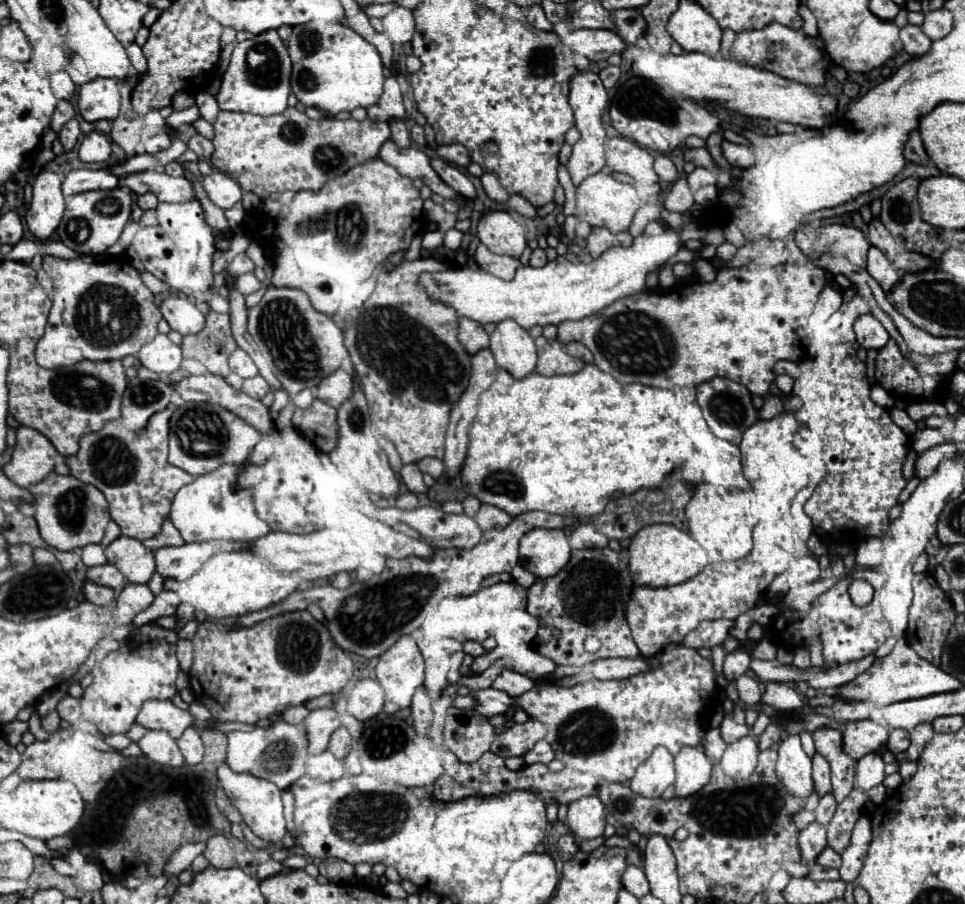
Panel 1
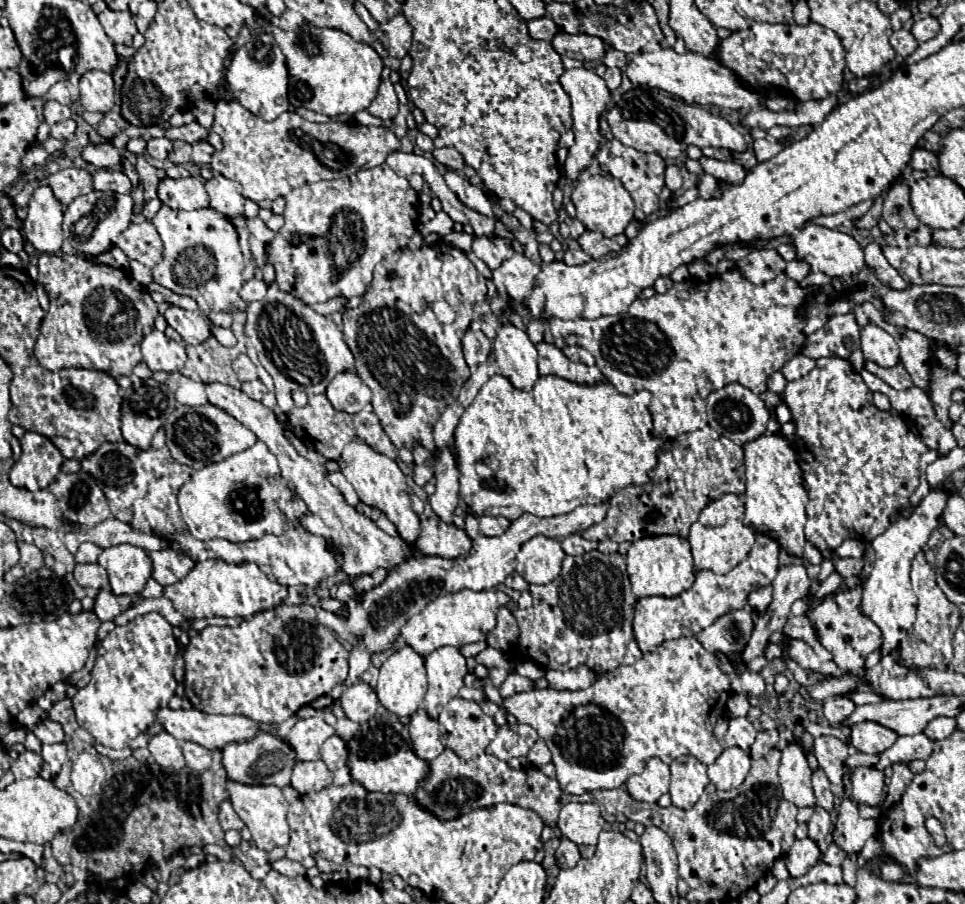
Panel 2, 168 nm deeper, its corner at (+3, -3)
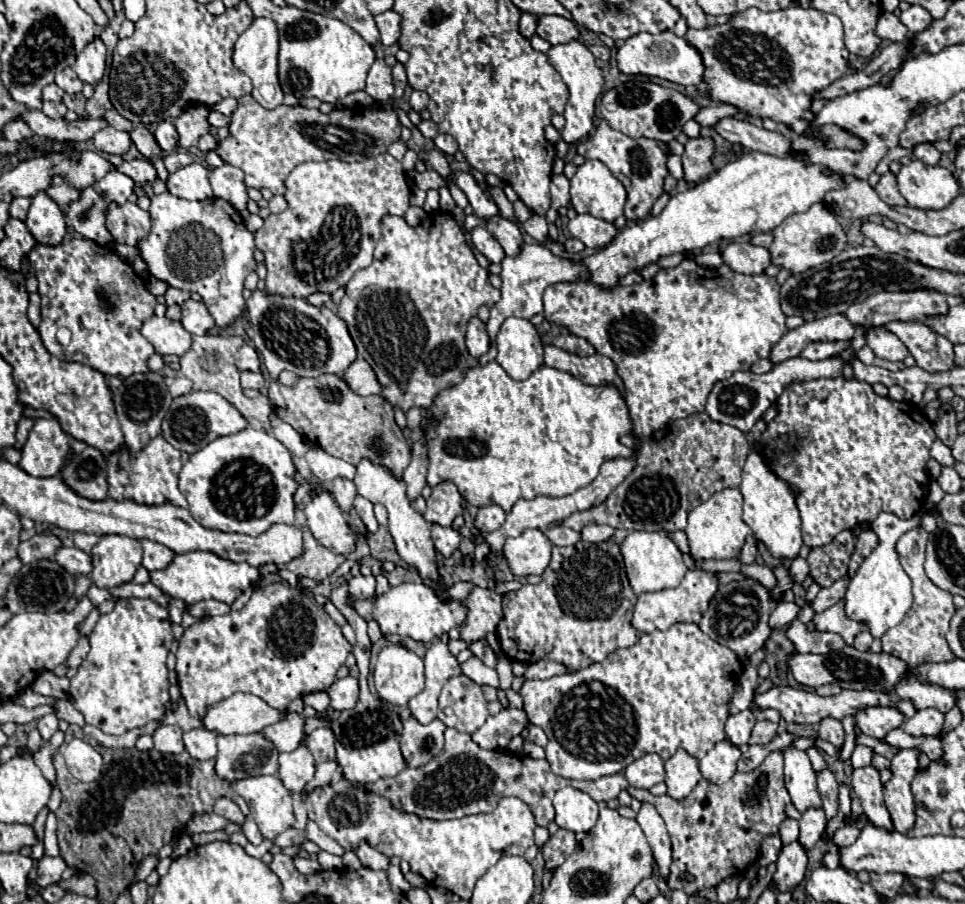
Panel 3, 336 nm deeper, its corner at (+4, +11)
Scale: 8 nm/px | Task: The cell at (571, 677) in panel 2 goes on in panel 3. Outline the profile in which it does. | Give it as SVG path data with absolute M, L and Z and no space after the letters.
M533 662L527 666L523 678L525 680L545 680L545 678L551 678L551 676L557 676L557 674L565 674L567 668L563 664L557 664L557 662Z

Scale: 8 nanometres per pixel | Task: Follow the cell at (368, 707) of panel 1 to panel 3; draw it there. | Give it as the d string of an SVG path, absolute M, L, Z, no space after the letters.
M347 676L347 678L341 678L337 680L335 684L331 684L331 688L327 688L327 694L329 694L329 706L333 710L347 710L347 708L353 708L357 698L359 698L359 684L357 684L357 678L353 676Z

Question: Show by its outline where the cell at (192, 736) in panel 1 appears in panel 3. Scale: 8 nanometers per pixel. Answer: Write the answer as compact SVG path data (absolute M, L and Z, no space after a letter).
M191 730L183 734L183 742L191 758L195 760L209 760L217 754L217 744L215 744L217 734L207 732L207 730Z

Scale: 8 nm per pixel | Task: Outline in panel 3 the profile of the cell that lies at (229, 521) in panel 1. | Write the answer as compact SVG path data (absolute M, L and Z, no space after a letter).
M245 428L235 436L219 436L203 450L195 452L179 474L179 490L189 502L193 518L205 528L221 532L239 532L247 536L259 536L271 524L295 524L295 502L293 496L299 484L295 480L295 464L291 452L269 432Z

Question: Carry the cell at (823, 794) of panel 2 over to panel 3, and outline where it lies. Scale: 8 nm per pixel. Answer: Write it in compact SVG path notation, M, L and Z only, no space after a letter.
M831 770L819 772L817 774L817 784L819 784L821 800L823 800L823 810L825 810L827 818L833 818L837 814L837 808L839 808L839 800L837 800L839 784L837 784L833 772Z

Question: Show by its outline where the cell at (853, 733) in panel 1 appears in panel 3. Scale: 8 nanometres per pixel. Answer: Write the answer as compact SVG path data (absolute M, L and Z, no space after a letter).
M873 706L857 712L857 728L873 738L885 738L887 732L899 728L905 722L905 716L897 708Z

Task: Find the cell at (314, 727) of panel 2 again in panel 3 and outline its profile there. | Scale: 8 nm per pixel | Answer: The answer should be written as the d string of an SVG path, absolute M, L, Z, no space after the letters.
M289 714L285 720L263 728L261 734L267 740L271 740L271 744L275 744L275 748L279 752L293 752L295 748L299 748L301 738L305 738L303 716L301 714Z

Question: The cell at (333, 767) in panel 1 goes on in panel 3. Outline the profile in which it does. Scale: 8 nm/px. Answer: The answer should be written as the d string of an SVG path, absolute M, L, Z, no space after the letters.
M307 746L297 748L295 752L285 752L279 756L279 772L283 786L289 792L301 792L303 786L313 778L315 774L315 760Z

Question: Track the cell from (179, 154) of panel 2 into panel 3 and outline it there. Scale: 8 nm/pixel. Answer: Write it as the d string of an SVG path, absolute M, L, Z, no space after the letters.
M193 106L185 110L179 118L175 118L175 128L179 132L179 146L191 148L197 146L199 138L211 130L211 124L207 122L209 110L205 106Z

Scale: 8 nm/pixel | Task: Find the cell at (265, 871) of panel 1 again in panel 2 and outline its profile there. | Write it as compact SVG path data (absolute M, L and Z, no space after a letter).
M280 858L280 860L272 862L270 868L276 870L278 874L282 874L282 876L288 876L288 878L304 878L304 874L306 874L306 870L302 868L302 864L292 862L288 858Z

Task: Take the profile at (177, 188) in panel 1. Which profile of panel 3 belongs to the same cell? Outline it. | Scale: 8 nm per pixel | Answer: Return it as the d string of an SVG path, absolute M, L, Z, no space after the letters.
M189 164L173 172L167 180L167 190L185 200L209 200L213 190L209 184L209 170L201 164Z

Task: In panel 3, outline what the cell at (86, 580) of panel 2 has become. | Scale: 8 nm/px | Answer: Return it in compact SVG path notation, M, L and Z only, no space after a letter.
M59 548L55 554L55 562L63 568L67 568L76 577L76 574L88 575L91 572L91 556L79 548Z

